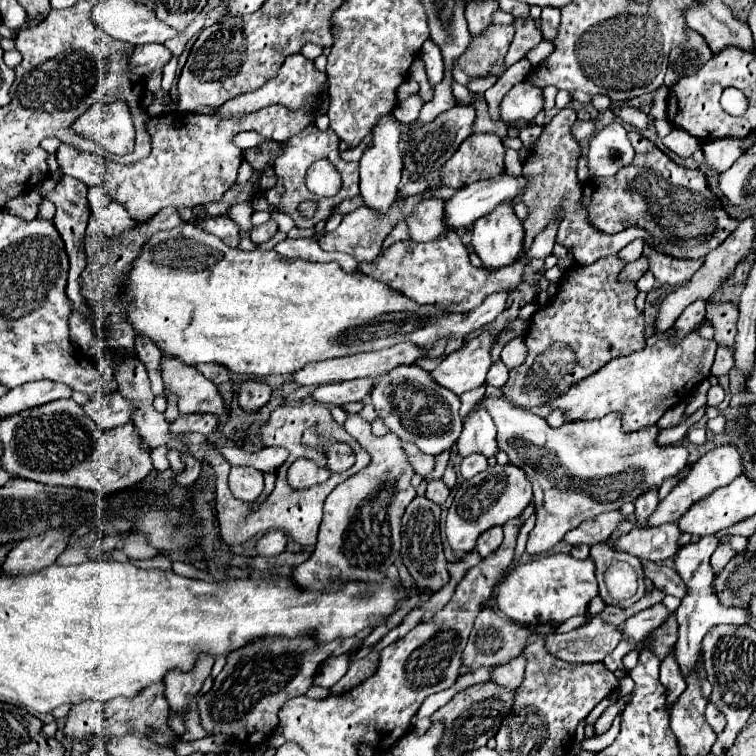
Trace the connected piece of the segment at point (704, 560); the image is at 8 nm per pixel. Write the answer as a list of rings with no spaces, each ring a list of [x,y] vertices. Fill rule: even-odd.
[[[702,536],[696,544],[682,546],[674,556],[674,570],[680,574],[684,584],[690,588],[690,596],[686,596],[686,600],[682,600],[680,608],[676,610],[676,620],[678,620],[678,626],[680,626],[680,632],[678,632],[674,656],[676,656],[676,662],[678,662],[684,678],[694,670],[694,664],[700,656],[700,642],[712,626],[716,626],[716,624],[744,626],[746,624],[746,612],[742,608],[732,608],[732,606],[720,604],[718,596],[712,590],[714,572],[712,572],[712,566],[710,566],[710,556],[718,548],[718,544],[720,544],[720,540],[716,536]]]

